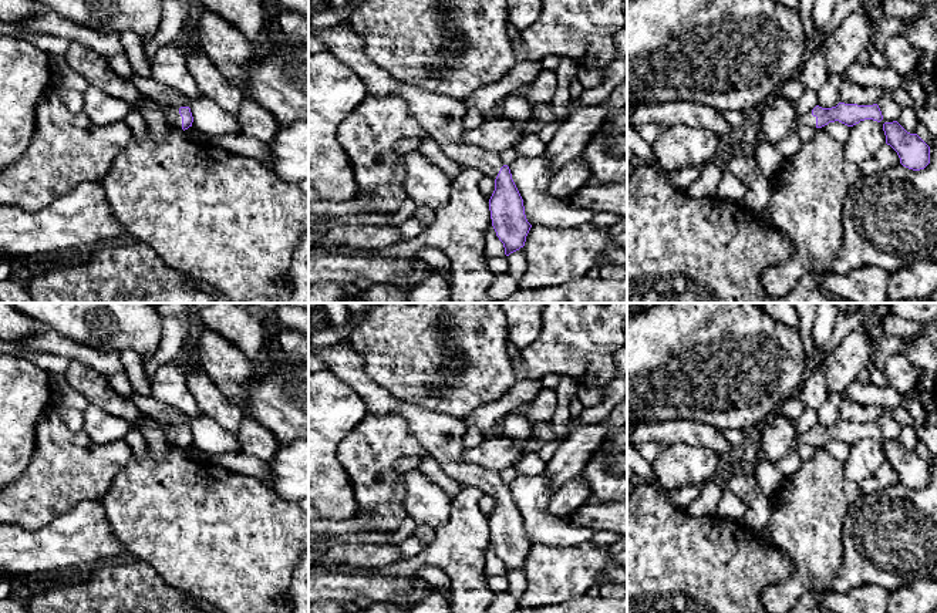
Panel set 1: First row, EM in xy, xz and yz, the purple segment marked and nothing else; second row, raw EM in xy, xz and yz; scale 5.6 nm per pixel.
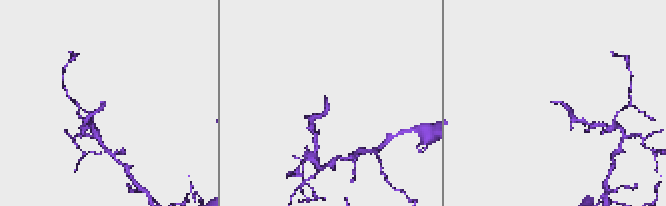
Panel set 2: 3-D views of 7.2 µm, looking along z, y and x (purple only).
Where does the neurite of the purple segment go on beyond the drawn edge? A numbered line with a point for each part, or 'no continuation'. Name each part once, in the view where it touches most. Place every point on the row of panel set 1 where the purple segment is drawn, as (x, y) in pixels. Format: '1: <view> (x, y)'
1: xy (172, 117)

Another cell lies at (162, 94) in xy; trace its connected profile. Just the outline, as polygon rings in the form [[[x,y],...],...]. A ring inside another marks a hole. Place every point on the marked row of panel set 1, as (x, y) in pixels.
[[[138,74],[129,77],[129,80],[135,84],[138,91],[154,101],[156,101],[161,107],[172,105],[175,108],[189,107],[192,102],[183,92],[178,91],[171,85],[164,85],[154,78],[145,78]]]

